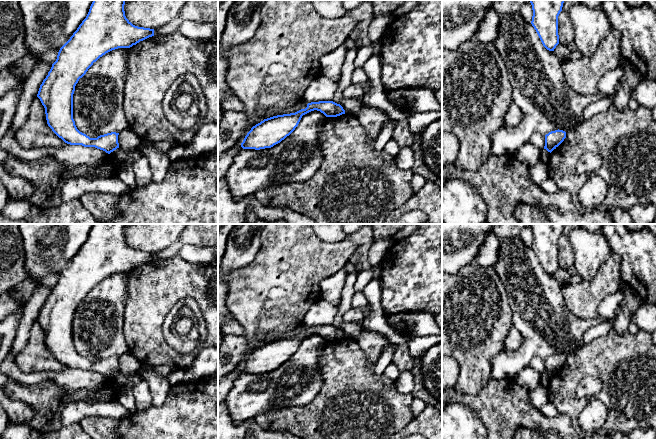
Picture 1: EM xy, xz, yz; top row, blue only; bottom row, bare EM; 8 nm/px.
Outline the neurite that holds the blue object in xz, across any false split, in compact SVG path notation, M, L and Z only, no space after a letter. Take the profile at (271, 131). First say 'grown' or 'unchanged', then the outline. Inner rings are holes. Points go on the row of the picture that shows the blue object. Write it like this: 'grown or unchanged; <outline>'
unchanged; M333 101L311 102L305 109L295 113L273 116L256 124L245 136L241 147L255 150L273 147L295 130L303 115L314 110L320 111L326 117L345 114L343 107Z

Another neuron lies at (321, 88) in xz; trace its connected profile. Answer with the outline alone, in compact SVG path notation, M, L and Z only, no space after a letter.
M323 75L312 80L305 90L302 99L308 103L332 101L339 85L339 80L333 80Z

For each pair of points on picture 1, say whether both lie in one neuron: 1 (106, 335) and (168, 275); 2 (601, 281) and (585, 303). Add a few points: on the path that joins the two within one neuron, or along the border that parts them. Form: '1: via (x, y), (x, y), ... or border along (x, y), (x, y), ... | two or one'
1: border along (127, 296), (123, 325), (123, 335), (126, 342) | two
2: via (599, 286), (587, 298) | one

